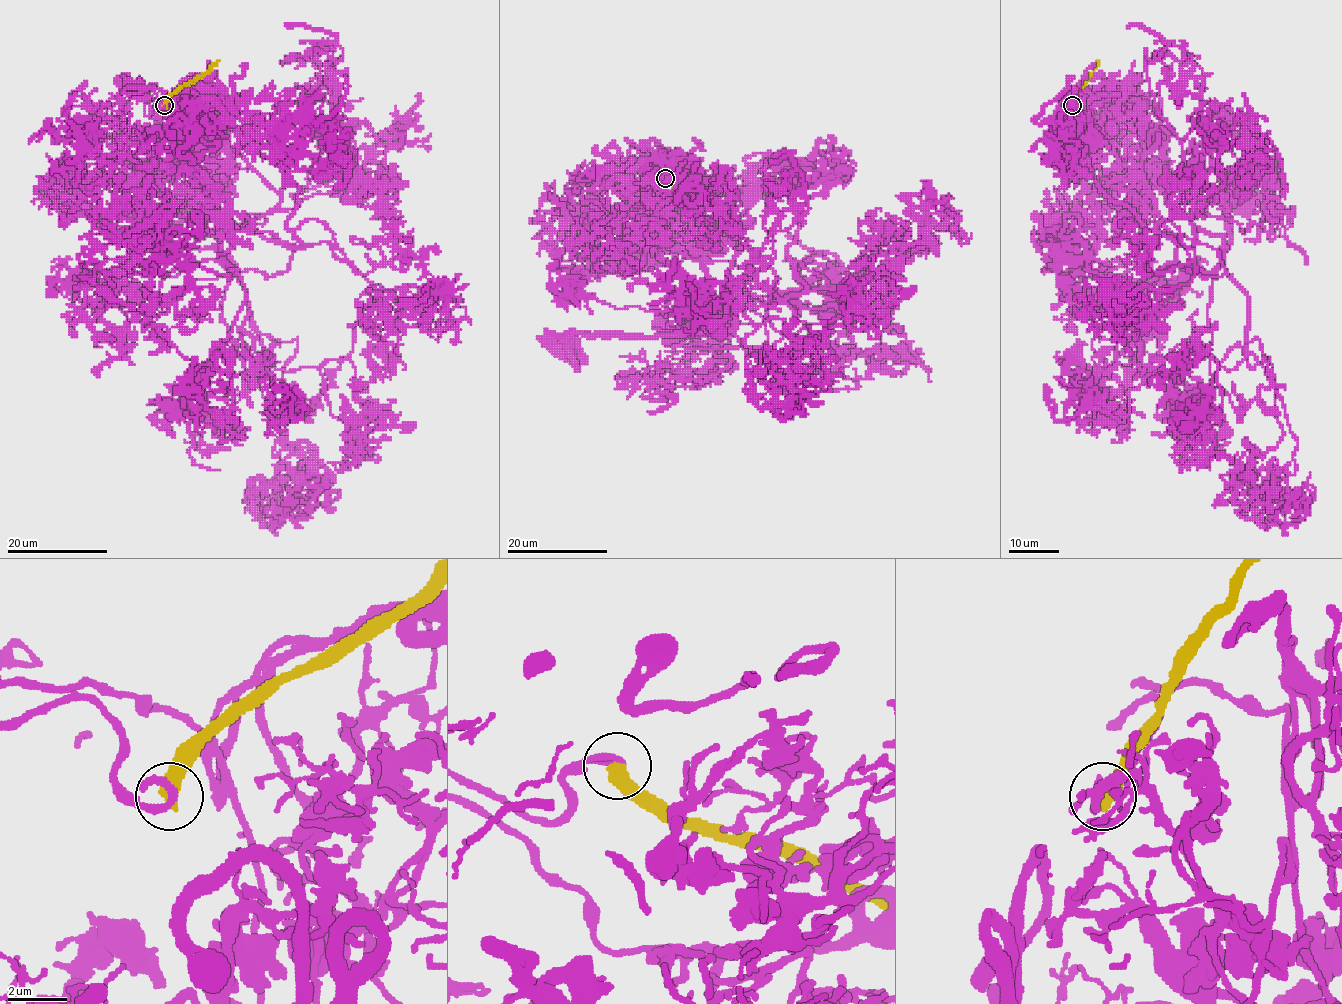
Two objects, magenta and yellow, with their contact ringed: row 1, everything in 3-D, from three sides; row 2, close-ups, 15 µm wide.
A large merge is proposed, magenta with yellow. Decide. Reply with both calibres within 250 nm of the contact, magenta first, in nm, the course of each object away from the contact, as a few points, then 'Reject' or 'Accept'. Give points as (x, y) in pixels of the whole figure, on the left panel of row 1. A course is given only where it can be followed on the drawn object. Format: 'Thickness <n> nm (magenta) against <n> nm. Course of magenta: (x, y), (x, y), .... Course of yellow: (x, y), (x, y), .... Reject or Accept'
Thickness 240 nm (magenta) against 480 nm. Course of magenta: (165, 105), (147, 87), (171, 96), (176, 187), (234, 269), (214, 249), (116, 232), (64, 189). Course of yellow: (165, 105), (174, 94), (201, 77), (219, 60). Reject

